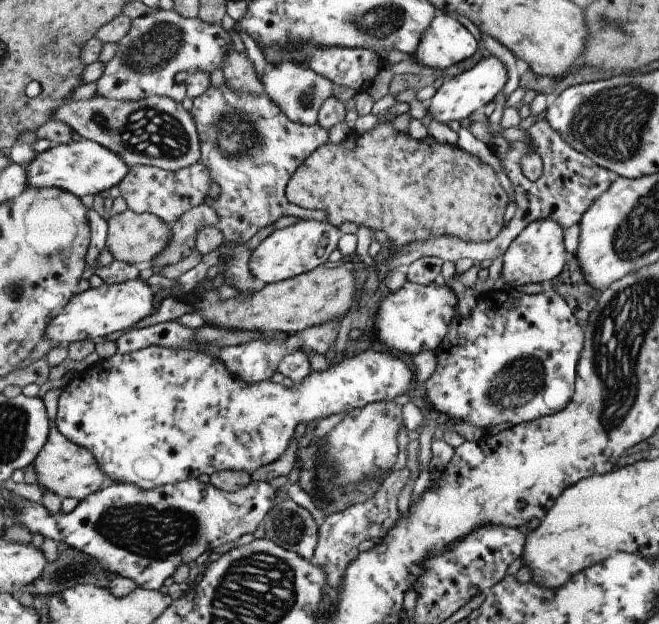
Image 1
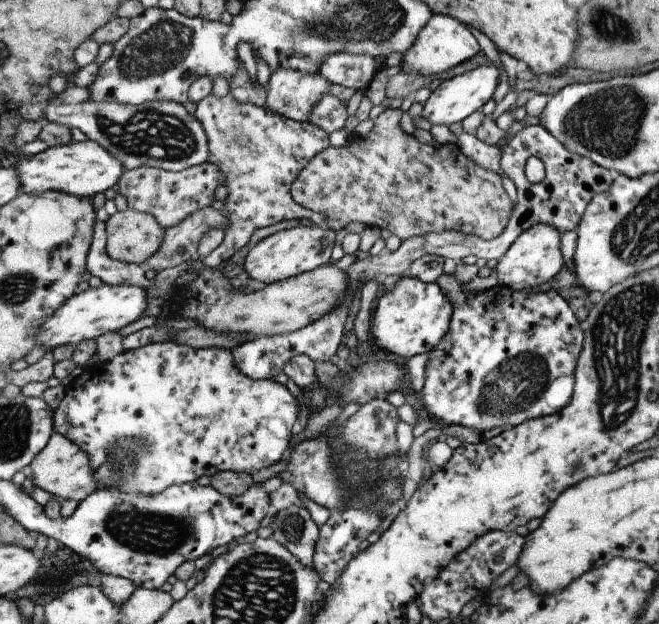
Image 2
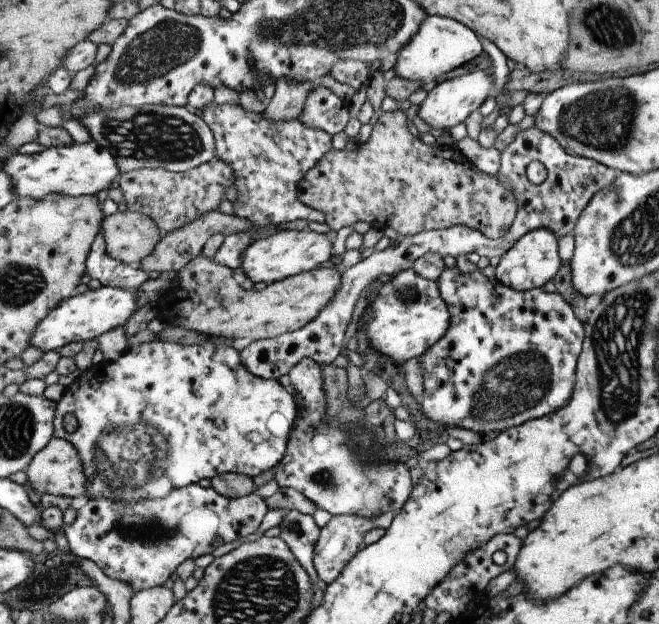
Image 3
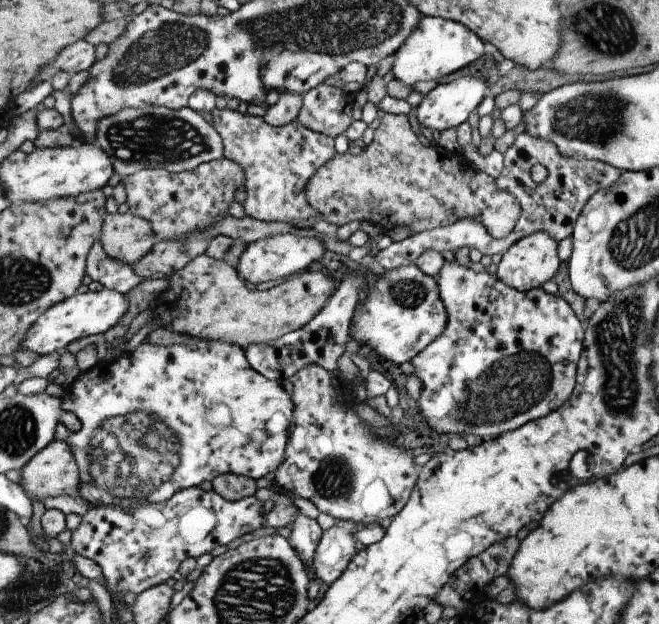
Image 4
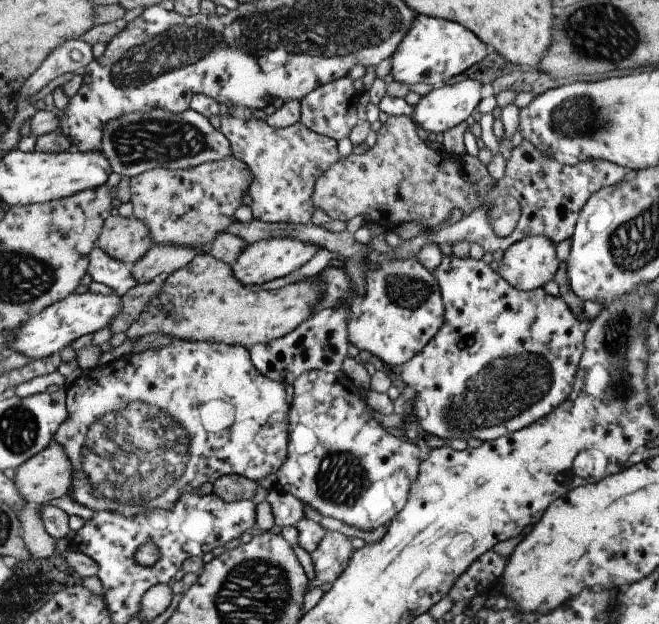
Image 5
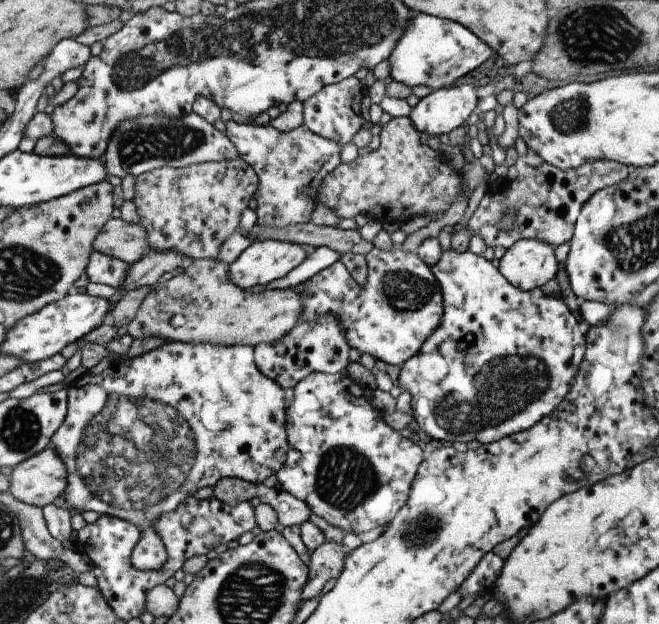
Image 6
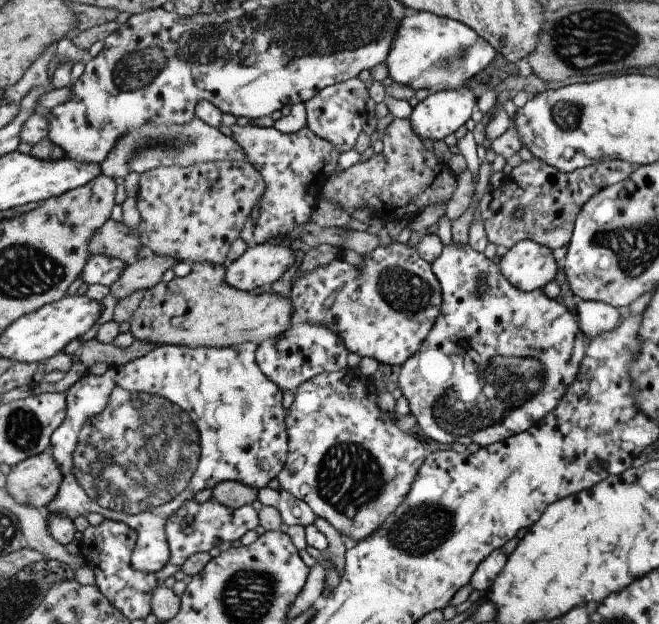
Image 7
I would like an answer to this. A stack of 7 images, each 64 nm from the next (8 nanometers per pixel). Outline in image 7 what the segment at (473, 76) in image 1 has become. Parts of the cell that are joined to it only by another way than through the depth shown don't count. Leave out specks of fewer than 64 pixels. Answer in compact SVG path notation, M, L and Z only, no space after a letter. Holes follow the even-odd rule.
M447 90L432 93L412 109L409 120L422 140L443 141L471 118L476 105L477 97L470 92Z

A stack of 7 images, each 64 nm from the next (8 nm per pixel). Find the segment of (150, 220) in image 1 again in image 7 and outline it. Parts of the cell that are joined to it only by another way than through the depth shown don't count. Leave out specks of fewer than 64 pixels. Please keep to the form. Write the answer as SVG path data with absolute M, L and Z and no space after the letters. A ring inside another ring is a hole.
M109 219L90 240L91 255L103 255L121 259L124 263L132 263L138 259L142 244L138 230L130 230L123 222Z

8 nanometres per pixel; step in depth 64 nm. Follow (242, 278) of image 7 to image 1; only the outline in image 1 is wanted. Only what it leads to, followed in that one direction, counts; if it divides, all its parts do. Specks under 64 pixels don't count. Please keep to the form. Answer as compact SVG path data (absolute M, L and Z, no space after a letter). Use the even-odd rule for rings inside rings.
M300 220L291 226L278 229L268 234L268 237L250 254L250 260L248 260L250 274L267 285L310 272L328 261L330 253L337 249L341 235L340 229L332 226L328 221Z

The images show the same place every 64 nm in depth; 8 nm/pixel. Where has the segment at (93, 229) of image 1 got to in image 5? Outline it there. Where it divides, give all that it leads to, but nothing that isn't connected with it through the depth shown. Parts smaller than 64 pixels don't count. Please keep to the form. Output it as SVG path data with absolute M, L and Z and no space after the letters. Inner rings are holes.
M96 246L89 255L87 274L92 277L92 281L108 286L122 297L137 284L132 275L133 267L134 263L121 263Z

